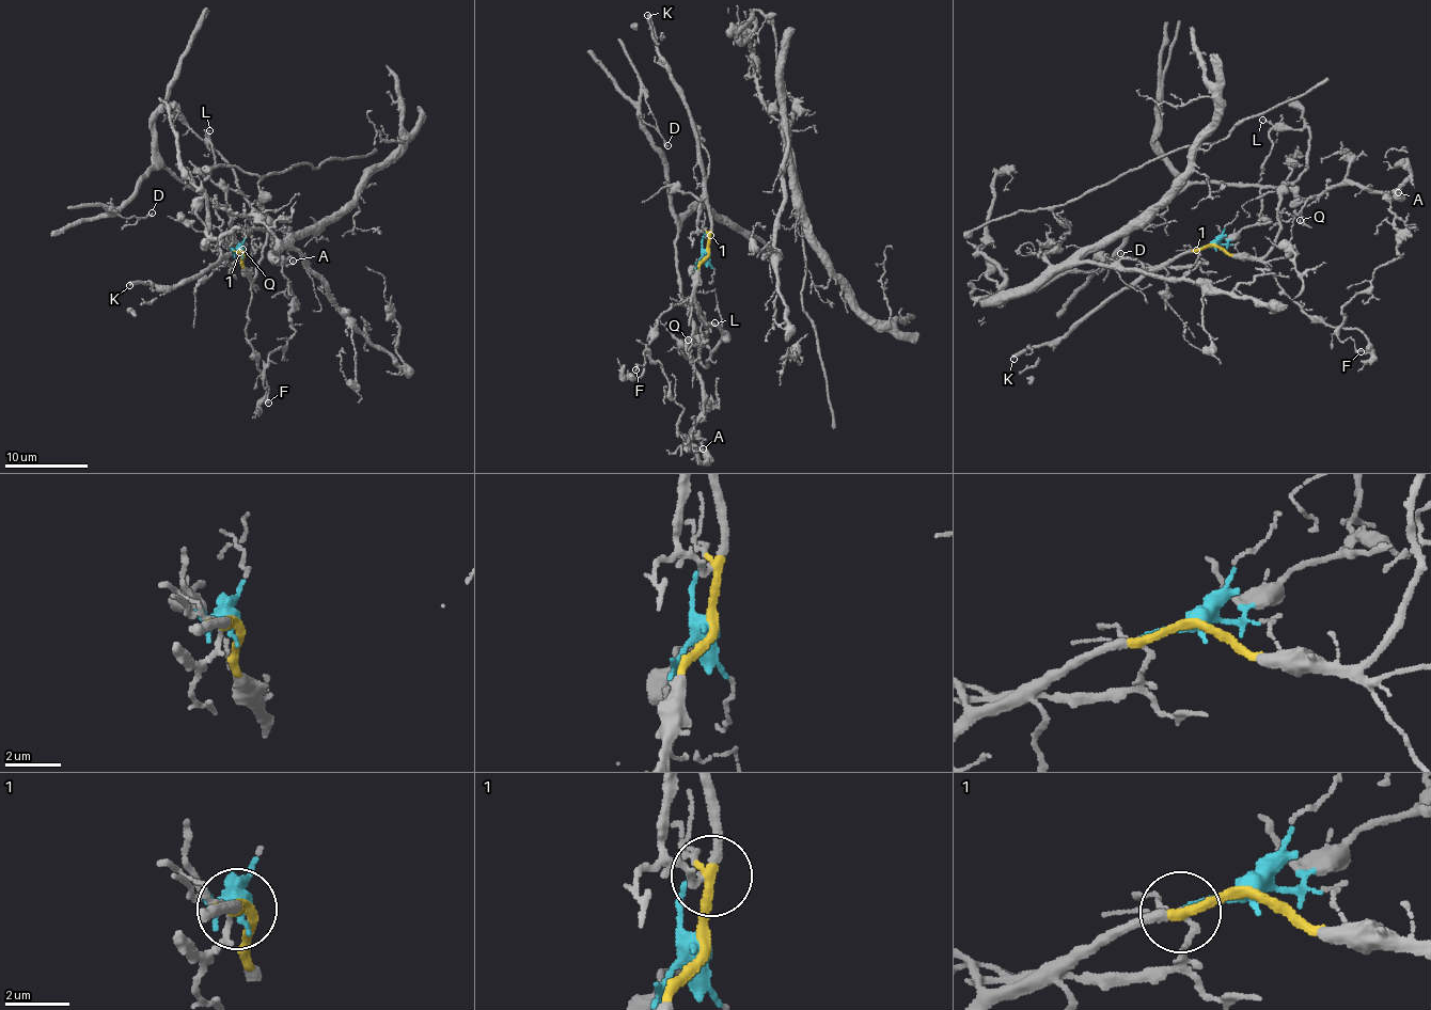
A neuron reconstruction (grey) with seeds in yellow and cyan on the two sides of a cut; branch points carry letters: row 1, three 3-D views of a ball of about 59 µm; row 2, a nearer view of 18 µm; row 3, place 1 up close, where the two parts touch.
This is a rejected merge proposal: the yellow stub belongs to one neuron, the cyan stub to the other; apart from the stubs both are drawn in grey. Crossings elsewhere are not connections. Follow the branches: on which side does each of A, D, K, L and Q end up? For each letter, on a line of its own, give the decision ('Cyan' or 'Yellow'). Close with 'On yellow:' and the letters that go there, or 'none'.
A: Cyan
D: Cyan
K: Yellow
L: Yellow
Q: Cyan
On yellow: K, L

